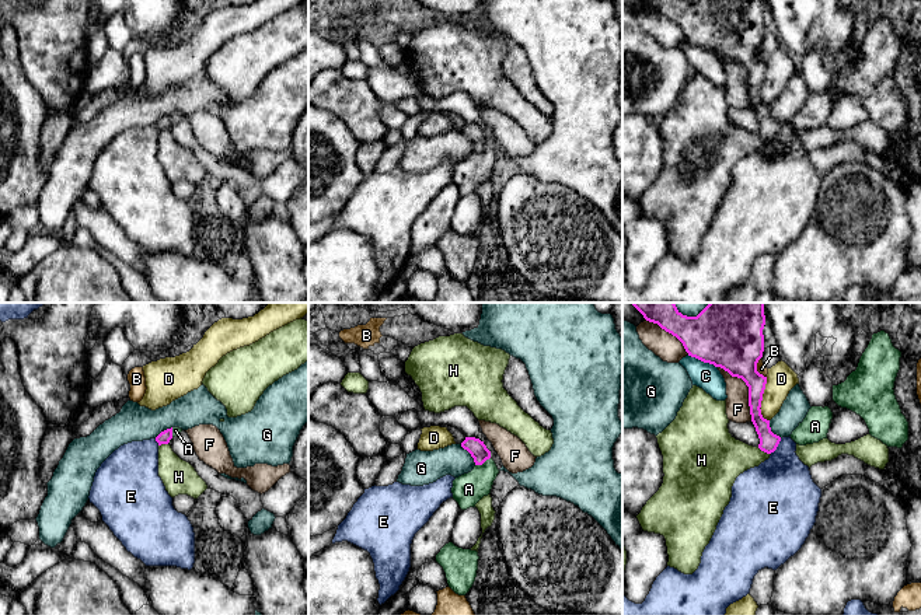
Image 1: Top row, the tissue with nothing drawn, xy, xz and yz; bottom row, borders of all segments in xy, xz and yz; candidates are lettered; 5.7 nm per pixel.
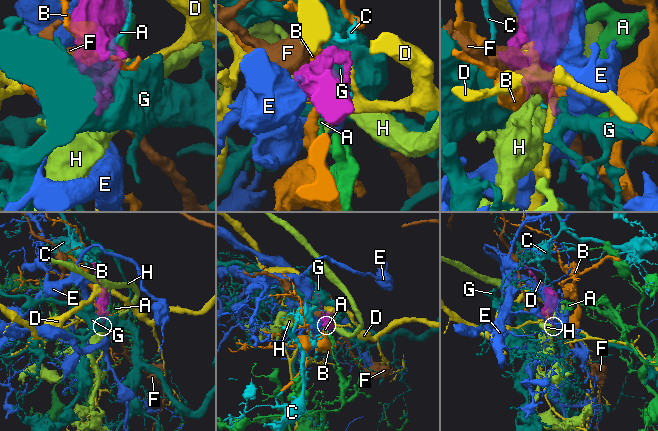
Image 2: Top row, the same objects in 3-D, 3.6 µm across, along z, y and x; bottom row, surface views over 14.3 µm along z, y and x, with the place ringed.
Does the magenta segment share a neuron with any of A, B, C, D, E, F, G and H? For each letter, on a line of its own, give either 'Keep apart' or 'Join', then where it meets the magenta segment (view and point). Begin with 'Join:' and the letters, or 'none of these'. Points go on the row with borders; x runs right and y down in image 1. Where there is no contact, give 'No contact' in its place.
Join: A
A: Join. Touches magenta at xz (482, 463)
B: Keep apart. Touches magenta at yz (756, 369)
C: Keep apart. Touches magenta at yz (703, 360)
D: Keep apart. Touches magenta at yz (761, 399)
E: Keep apart. Touches magenta at yz (777, 446)
F: Keep apart. Touches magenta at yz (749, 388)
G: Keep apart. Touches magenta at xz (470, 453)
H: Keep apart. Touches magenta at yz (764, 451)

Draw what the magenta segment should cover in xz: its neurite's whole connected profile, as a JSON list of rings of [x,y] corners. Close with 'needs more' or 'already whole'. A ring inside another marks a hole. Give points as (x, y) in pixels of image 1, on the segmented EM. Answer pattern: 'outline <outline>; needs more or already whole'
outline [[[465,437],[461,447],[471,454],[475,467],[471,472],[453,481],[451,493],[460,509],[467,510],[475,507],[484,496],[491,493],[499,469],[491,458],[491,451],[479,438]]]; needs more

